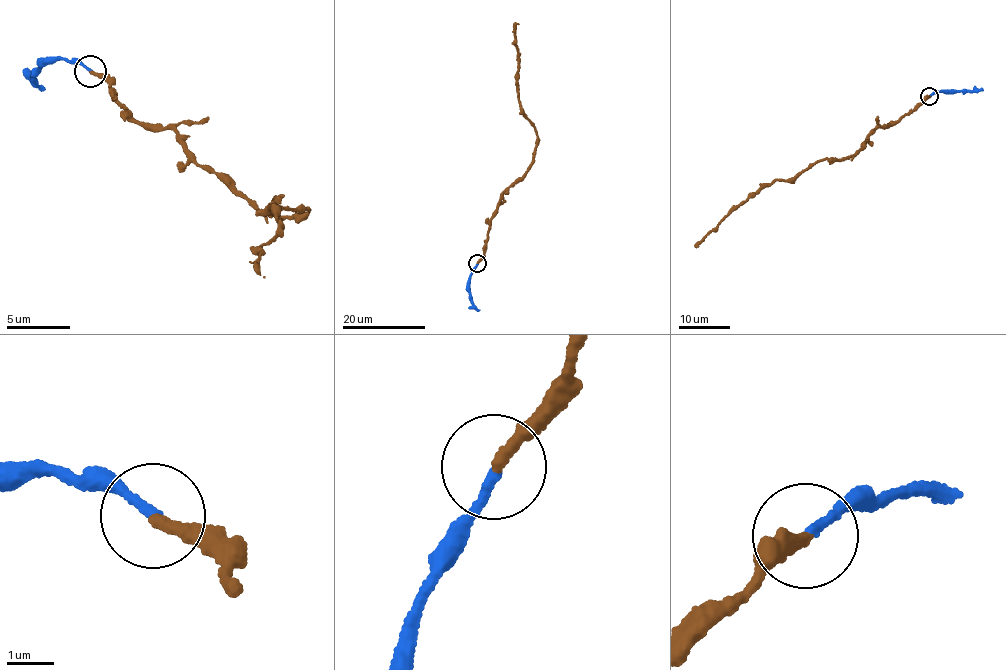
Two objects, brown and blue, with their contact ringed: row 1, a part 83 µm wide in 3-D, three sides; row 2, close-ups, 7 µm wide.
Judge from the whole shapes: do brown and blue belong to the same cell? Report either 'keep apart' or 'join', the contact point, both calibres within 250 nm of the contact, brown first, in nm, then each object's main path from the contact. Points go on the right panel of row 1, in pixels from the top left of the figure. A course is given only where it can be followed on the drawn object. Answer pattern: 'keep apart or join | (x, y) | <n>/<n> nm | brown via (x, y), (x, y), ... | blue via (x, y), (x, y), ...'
join | (929, 96) | 260/200 nm | brown via (929, 95), (895, 121), (879, 126), (852, 156), (825, 158), (791, 178), (768, 184), (726, 216), (698, 246) | blue via (929, 95), (940, 91), (964, 93), (982, 88)

